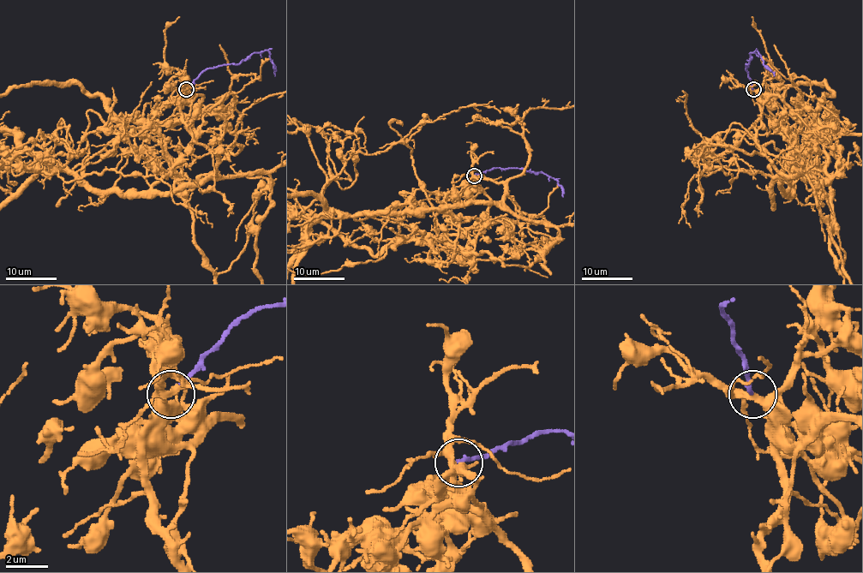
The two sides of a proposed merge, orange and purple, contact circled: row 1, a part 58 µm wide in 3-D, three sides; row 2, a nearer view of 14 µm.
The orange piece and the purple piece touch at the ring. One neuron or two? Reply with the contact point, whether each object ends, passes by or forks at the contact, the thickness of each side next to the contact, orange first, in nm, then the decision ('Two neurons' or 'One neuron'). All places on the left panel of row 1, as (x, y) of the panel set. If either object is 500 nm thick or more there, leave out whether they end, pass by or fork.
Place: (186, 89). At the ring orange forks. At the ring purple ends. Thickness 260 nm (orange) against 170 nm. One neuron

